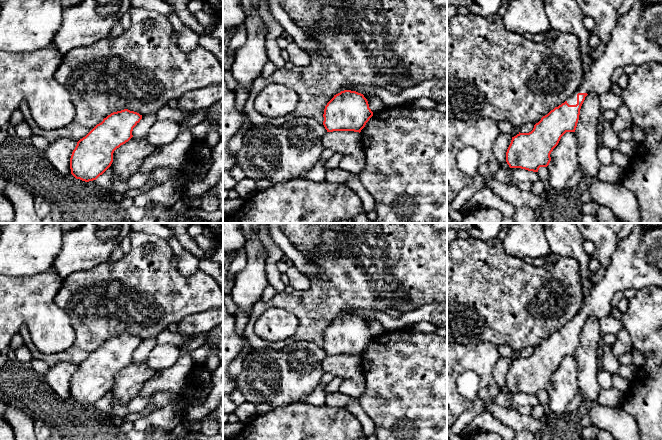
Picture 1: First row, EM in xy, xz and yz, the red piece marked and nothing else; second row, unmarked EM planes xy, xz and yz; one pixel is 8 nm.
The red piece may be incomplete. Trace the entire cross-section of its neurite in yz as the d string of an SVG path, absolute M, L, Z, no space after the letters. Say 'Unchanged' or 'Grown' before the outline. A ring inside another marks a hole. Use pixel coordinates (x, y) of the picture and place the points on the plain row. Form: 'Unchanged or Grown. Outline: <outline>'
Grown. Outline: M636 223L632 232L618 241L610 265L603 278L591 289L577 315L567 325L555 331L534 349L529 357L518 357L512 361L506 376L506 386L510 392L521 392L538 396L540 391L547 391L550 378L566 356L575 356L580 333L589 317L601 318L611 314L611 302L615 293L626 289L641 290L647 286L662 287L662 227L649 229L643 223Z

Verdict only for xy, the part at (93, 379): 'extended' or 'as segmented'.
as segmented

